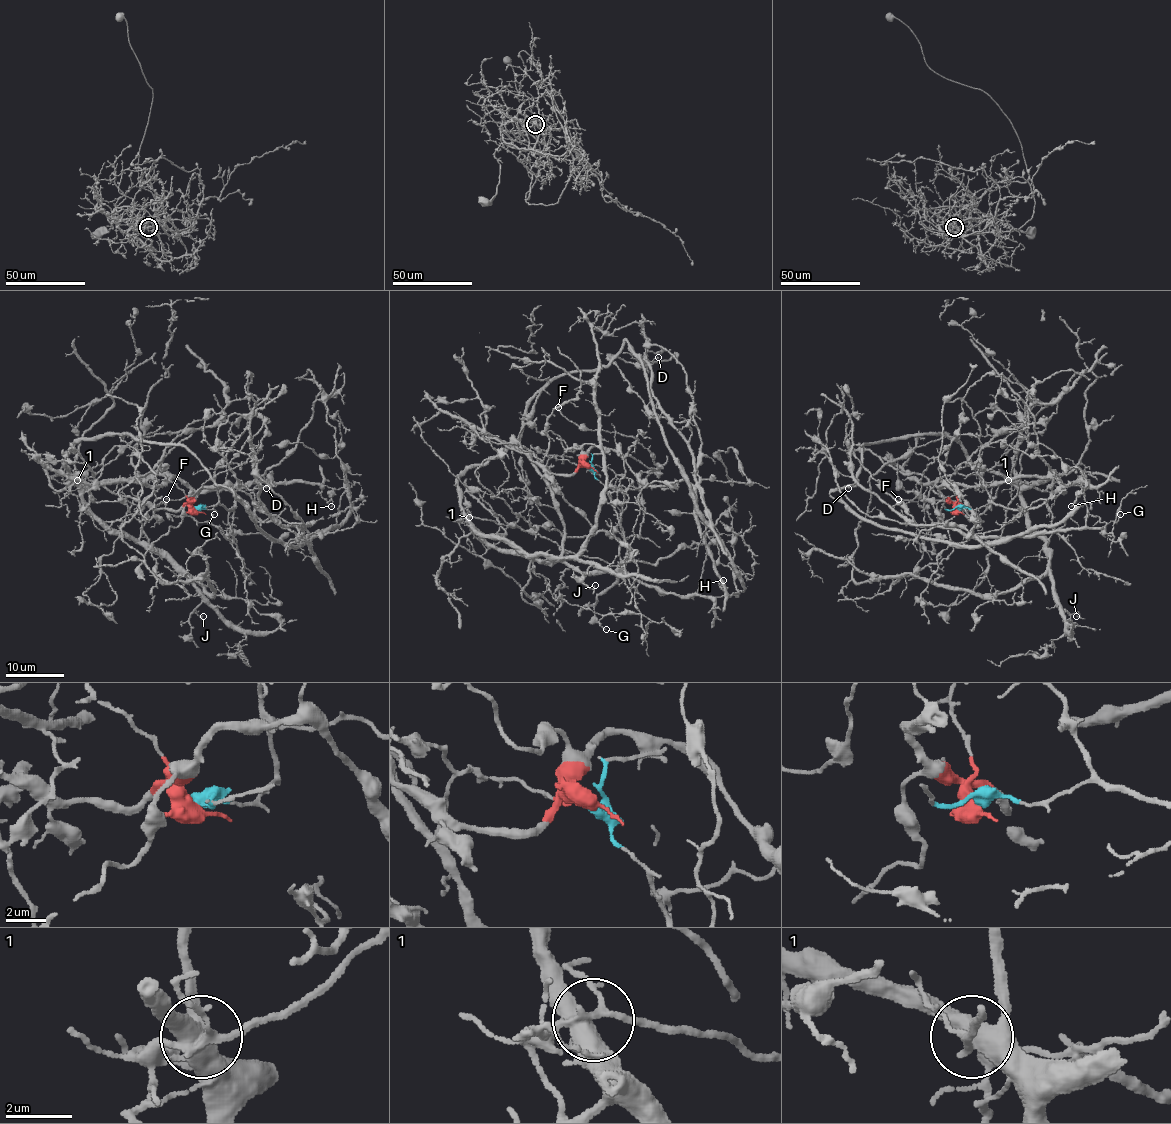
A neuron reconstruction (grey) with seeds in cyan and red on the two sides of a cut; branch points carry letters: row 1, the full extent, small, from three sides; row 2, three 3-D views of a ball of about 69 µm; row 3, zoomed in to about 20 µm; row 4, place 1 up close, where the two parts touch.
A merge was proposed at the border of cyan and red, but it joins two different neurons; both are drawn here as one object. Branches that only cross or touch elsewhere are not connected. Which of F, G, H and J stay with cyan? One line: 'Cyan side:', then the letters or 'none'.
Cyan side: G, H, J

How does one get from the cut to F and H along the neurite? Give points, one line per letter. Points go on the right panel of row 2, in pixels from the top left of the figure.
F: (958, 509), (937, 487), (959, 425), (923, 471), (920, 492), (898, 499)
H: (958, 509), (976, 509), (988, 503), (1011, 509), (1035, 508), (1070, 484), (1087, 482), (1071, 506)

